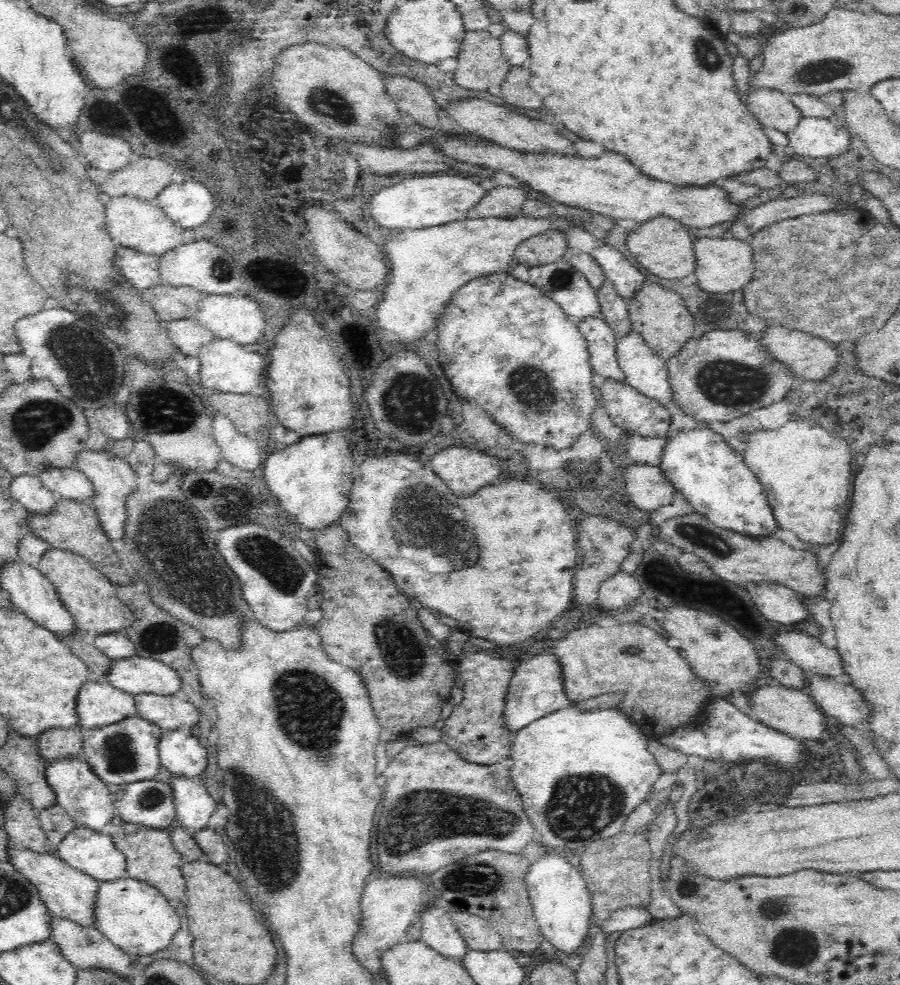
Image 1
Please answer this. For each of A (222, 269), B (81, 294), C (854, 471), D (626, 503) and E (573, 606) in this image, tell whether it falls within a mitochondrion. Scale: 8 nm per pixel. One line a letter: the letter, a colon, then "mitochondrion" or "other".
A: mitochondrion
B: mitochondrion
C: other
D: other
E: other

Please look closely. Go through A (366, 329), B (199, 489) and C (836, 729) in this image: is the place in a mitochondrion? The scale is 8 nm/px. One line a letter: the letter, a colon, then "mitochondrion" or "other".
A: other
B: mitochondrion
C: other

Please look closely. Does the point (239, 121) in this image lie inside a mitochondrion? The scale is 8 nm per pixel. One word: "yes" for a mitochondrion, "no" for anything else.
no

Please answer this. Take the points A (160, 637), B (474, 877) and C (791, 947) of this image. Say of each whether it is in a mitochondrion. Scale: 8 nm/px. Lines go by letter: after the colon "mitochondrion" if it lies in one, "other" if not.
A: mitochondrion
B: mitochondrion
C: mitochondrion

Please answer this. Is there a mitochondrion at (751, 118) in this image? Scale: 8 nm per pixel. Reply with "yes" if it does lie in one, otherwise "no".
no

